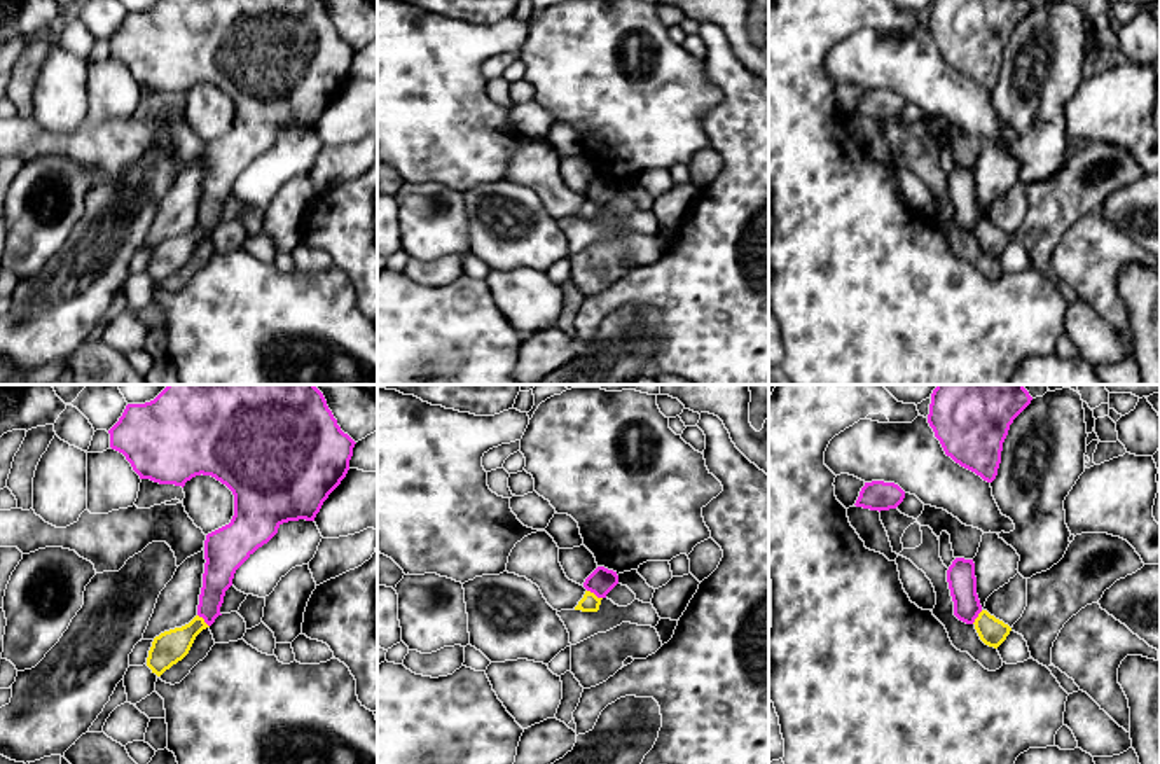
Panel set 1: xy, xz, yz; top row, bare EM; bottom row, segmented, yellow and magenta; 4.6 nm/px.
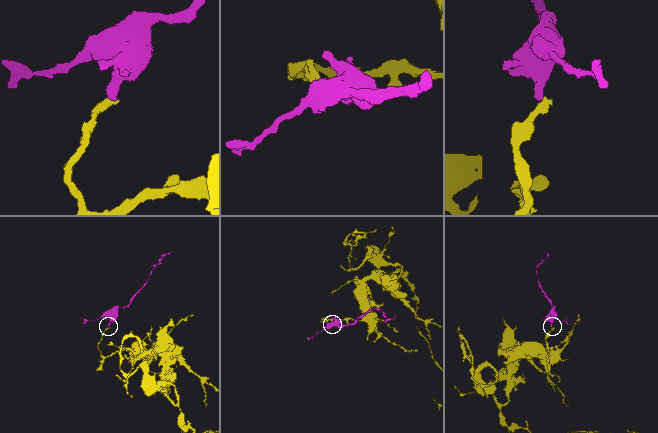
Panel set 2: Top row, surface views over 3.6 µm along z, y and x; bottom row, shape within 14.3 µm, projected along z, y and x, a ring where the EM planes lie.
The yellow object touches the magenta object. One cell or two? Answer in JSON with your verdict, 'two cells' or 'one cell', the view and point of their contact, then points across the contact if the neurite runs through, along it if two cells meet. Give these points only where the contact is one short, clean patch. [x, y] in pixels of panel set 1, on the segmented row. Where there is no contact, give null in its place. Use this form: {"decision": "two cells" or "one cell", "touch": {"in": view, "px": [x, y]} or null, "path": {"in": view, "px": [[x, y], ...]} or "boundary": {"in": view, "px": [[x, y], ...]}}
{"decision": "two cells", "touch": {"in": "xz", "px": [593, 593]}, "boundary": {"in": "xz", "px": [[587, 590], [601, 598]]}}

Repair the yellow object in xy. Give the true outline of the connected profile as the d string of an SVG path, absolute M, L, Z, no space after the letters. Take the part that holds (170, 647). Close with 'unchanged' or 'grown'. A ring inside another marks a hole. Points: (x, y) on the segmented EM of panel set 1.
M196 615L189 624L161 633L152 642L147 666L152 673L161 677L166 670L189 654L196 636L206 628L210 626L204 619Z | unchanged

